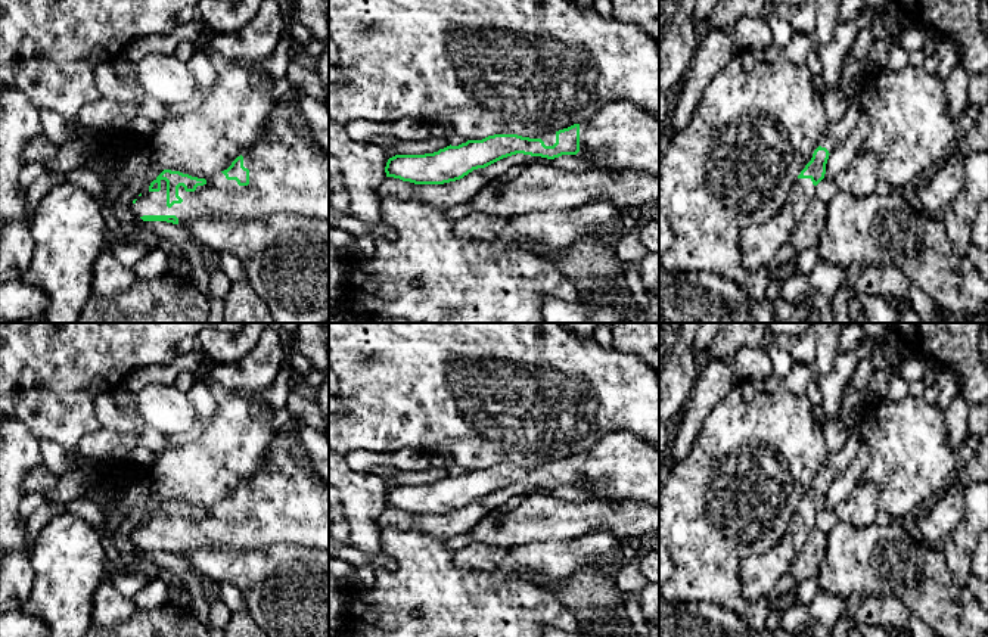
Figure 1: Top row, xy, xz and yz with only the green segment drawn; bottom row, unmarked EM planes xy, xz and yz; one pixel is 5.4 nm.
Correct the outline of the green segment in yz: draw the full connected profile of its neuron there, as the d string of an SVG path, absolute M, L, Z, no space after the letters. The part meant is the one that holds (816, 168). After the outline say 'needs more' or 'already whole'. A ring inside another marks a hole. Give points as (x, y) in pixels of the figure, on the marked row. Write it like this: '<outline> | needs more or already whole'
M910 63L900 71L886 68L866 71L861 81L860 100L848 105L842 119L829 124L820 146L795 180L782 209L770 221L751 226L742 232L740 255L748 271L756 271L759 267L774 264L779 249L793 236L795 227L817 196L815 186L824 178L830 152L851 137L863 111L870 118L870 131L861 149L879 155L877 177L894 190L911 183L926 168L942 164L959 142L954 122L947 115L945 84L936 72L932 74L925 66L913 66Z | needs more

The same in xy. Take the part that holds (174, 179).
M292 87L280 97L264 134L220 174L205 180L164 170L149 190L133 201L134 212L143 221L180 226L203 217L265 218L276 214L329 221L329 152L314 139L302 115L302 96L302 88Z | needs more

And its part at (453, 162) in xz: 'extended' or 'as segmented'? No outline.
extended

